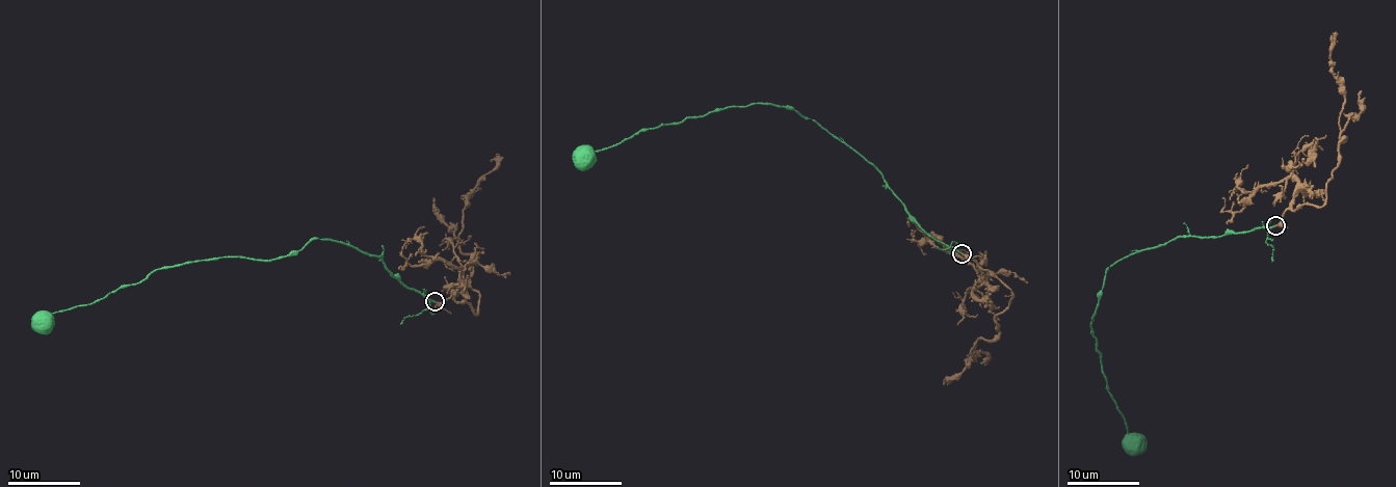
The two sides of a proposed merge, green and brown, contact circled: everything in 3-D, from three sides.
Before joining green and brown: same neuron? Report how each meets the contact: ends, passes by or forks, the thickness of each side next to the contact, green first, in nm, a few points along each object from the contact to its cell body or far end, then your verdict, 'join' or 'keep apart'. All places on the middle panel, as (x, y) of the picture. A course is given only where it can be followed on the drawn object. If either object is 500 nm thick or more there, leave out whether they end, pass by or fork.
green ends | brown passes by | 180/220 nm | green via (960, 252), (933, 240), (873, 165), (810, 118), (770, 105), (715, 109), (641, 129), (583, 159) | brown via (960, 252), (991, 270), (1012, 294), (995, 318), (997, 334), (973, 344), (970, 357), (982, 353), (984, 364) | join

